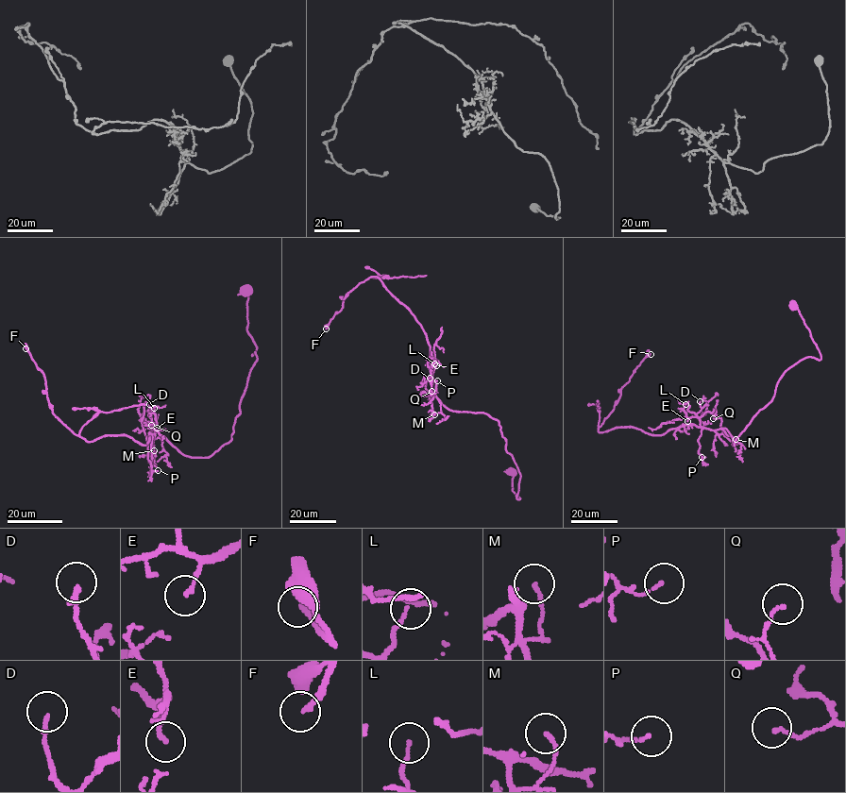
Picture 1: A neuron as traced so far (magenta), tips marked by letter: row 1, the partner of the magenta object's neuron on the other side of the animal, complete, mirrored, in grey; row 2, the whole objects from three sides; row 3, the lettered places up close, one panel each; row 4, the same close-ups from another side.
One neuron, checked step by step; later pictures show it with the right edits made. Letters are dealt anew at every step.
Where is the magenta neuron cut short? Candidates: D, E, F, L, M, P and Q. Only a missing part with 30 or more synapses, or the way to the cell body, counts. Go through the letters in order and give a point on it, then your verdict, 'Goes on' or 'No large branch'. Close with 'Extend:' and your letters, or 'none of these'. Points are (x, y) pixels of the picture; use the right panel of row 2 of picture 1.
D: Place: (700, 401). No large branch
E: Place: (687, 421). No large branch
F: Place: (651, 354). Goes on
L: Place: (685, 404). No large branch
M: Place: (736, 439). No large branch
P: Place: (702, 457). No large branch
Q: Place: (713, 418). No large branch
Extend: F

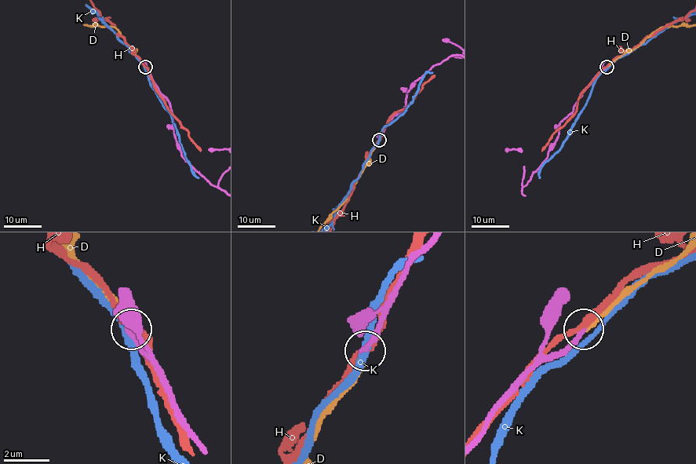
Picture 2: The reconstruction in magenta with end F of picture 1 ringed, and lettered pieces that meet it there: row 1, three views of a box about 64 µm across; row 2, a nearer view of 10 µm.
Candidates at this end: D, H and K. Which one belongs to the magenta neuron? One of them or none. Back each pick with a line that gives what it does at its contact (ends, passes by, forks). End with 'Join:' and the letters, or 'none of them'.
D: it ends there
Join: D

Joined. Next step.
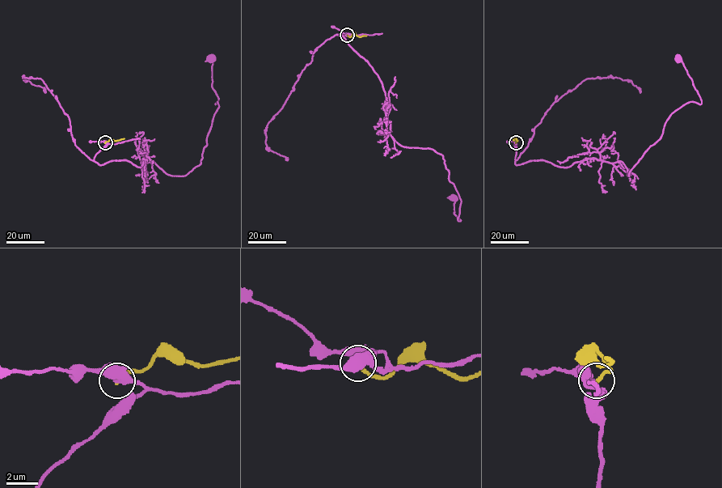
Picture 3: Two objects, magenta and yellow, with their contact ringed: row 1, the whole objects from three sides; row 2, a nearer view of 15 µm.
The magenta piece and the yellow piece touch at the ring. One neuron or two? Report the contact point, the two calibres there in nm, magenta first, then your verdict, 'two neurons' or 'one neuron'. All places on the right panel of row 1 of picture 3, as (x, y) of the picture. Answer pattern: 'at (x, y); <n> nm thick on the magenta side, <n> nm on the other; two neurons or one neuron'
at (516, 142); 320 nm thick on the magenta side, 240 nm on the other; two neurons

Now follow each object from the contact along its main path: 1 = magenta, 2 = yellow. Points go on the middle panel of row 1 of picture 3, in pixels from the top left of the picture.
1: (347, 35), (335, 34), (382, 84), (390, 136), (443, 156), (461, 201), (459, 221), (453, 198)
2: (347, 35), (366, 35)

